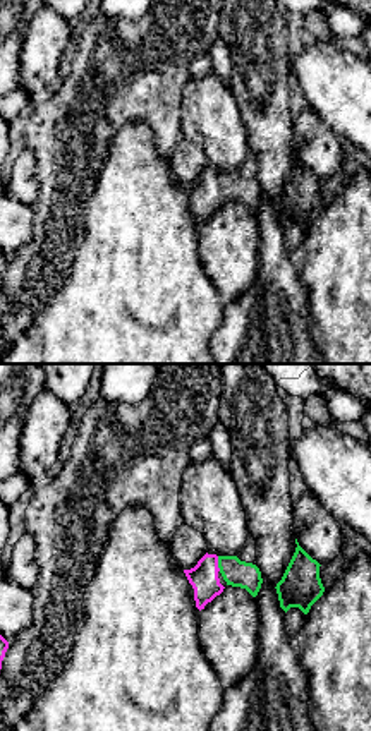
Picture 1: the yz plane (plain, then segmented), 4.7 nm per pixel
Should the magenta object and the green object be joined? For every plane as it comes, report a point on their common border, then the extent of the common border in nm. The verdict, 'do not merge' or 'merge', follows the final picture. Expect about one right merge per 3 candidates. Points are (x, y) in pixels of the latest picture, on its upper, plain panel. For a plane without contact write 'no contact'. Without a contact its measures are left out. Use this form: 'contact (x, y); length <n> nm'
contact (217, 179); length 70 nm

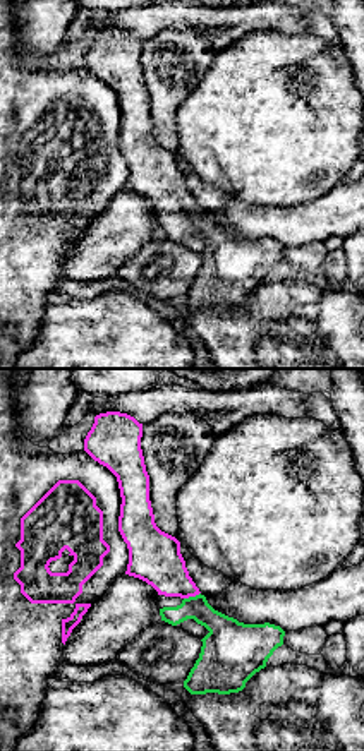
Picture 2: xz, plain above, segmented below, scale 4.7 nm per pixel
contact (191, 211); length 90 nm

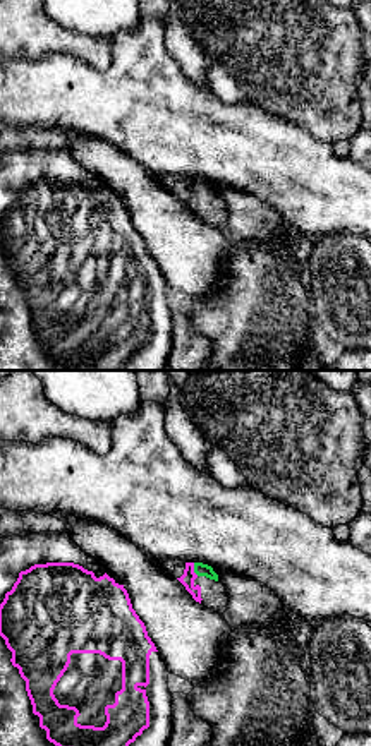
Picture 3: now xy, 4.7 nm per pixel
contact (193, 186); length 70 nm

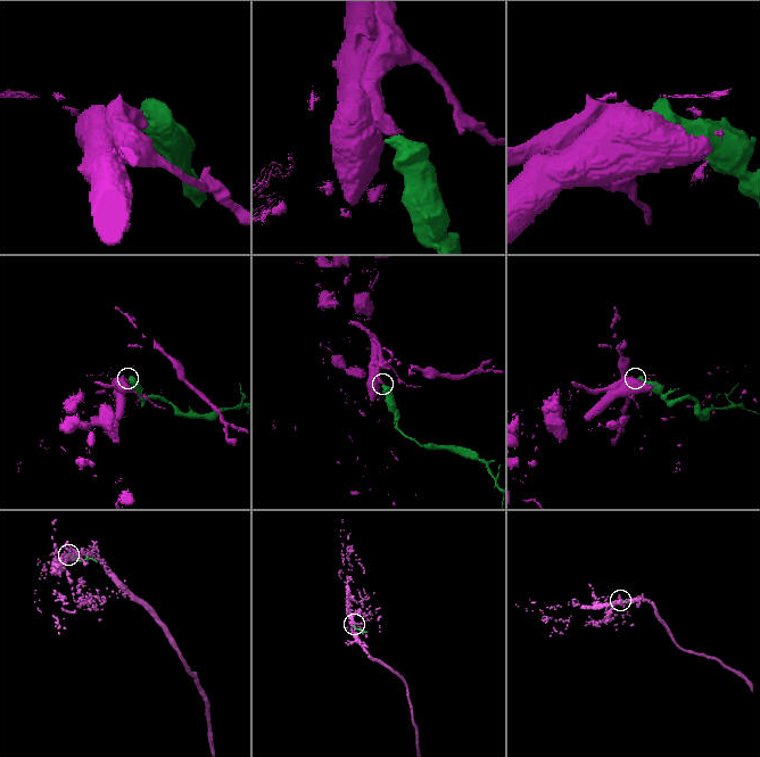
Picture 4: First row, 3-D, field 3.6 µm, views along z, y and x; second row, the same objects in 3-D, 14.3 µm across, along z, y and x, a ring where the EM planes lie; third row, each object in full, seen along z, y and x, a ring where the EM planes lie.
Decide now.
merge

